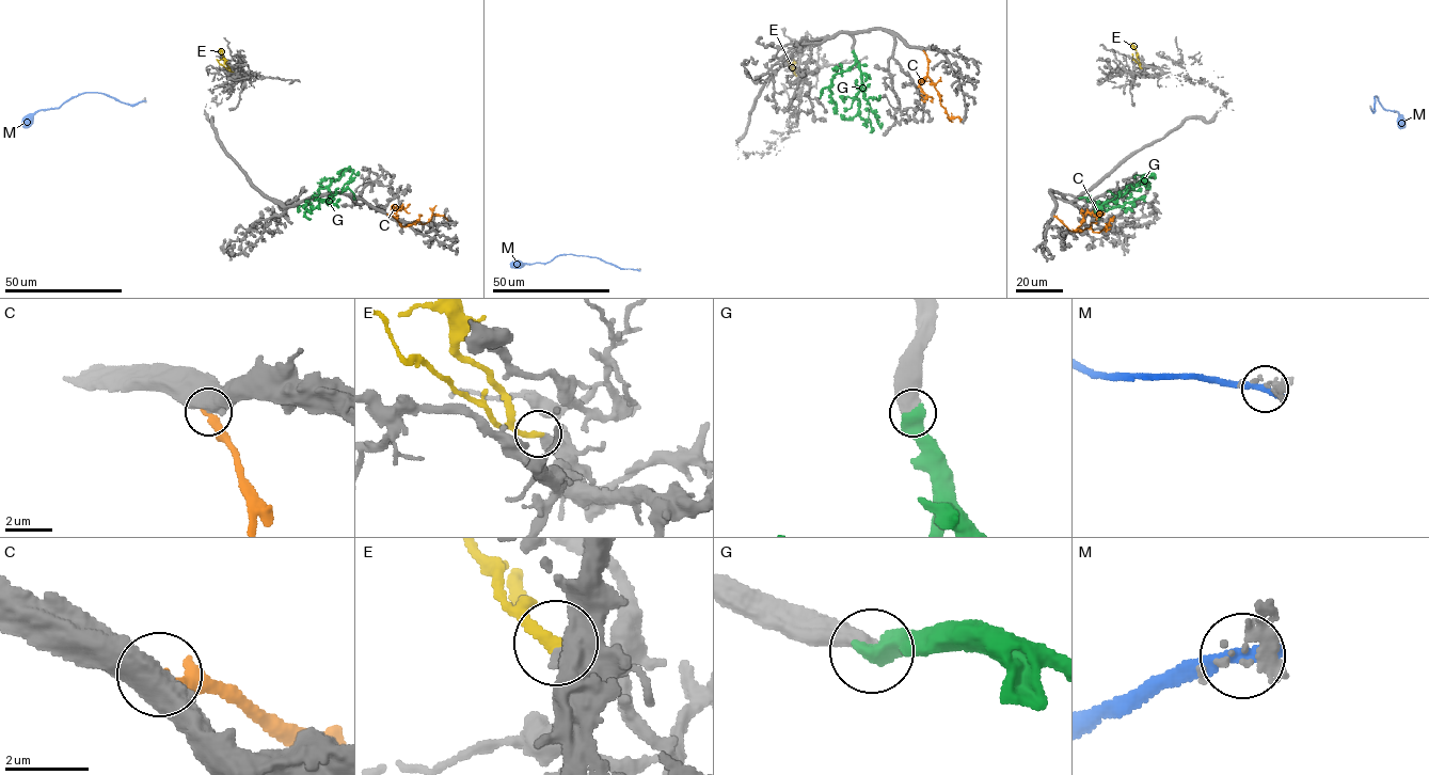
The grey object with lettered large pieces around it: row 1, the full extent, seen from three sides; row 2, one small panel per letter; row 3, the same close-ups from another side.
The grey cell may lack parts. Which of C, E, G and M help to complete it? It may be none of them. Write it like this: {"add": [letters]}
{"add": ["E", "G"]}

